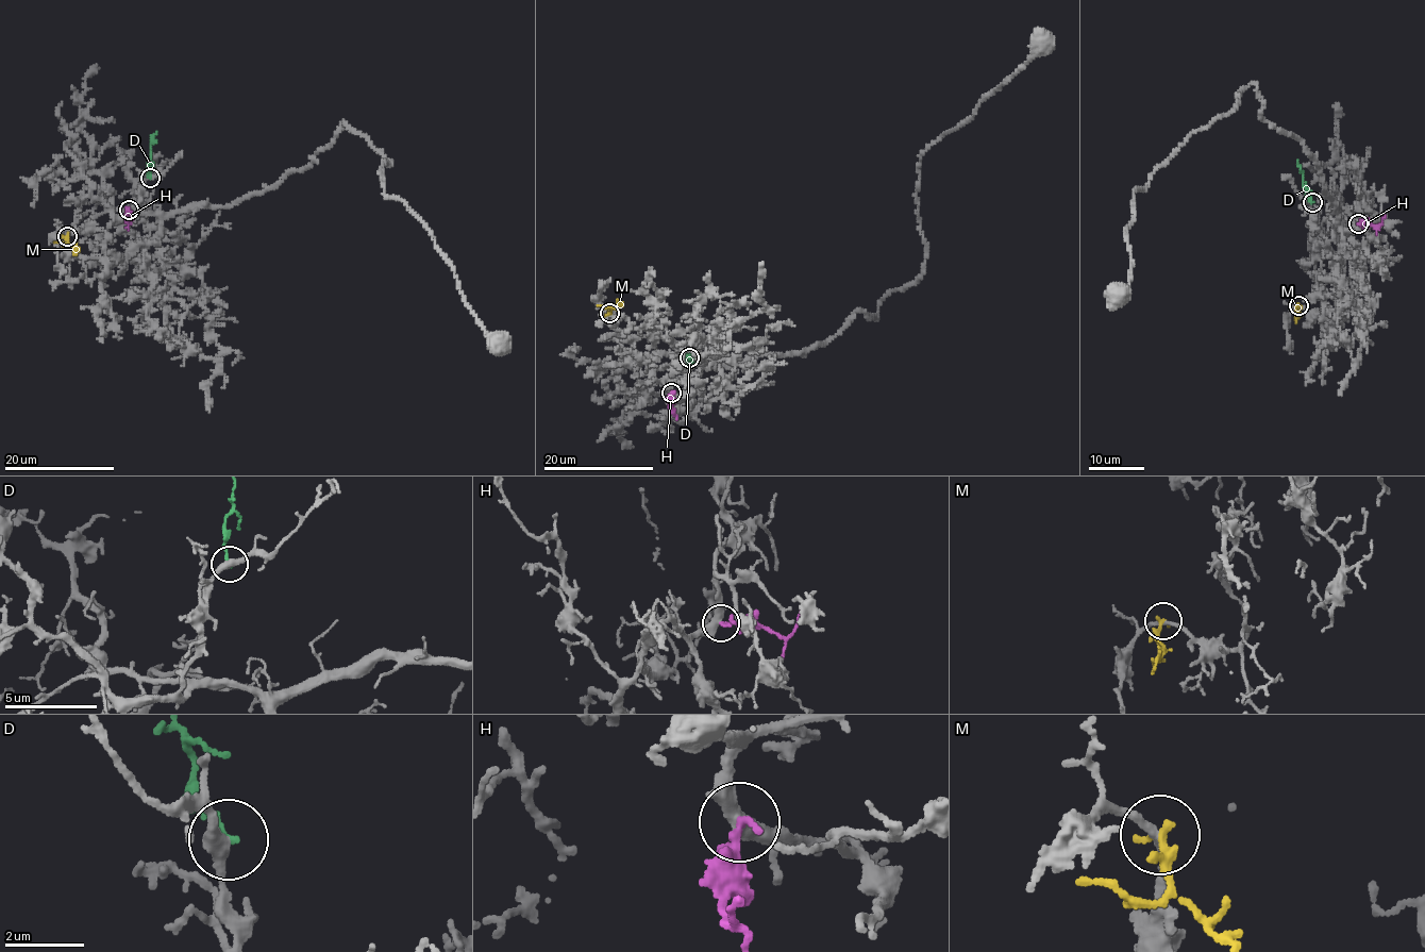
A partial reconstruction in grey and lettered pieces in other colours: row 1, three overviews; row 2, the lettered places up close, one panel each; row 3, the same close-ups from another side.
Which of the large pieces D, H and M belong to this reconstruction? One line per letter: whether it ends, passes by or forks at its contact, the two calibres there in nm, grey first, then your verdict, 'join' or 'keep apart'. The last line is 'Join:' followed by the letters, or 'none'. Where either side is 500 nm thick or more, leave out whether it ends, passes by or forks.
D: it ends | 340/170 nm | keep apart
H: it ends | 380/260 nm | join
M: it ends | 200/240 nm | keep apart
Join: H

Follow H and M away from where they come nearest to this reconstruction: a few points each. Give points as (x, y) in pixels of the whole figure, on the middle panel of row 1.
H: (672, 391), (669, 405), (676, 419)
M: (610, 313), (610, 309), (621, 302), (618, 299)

